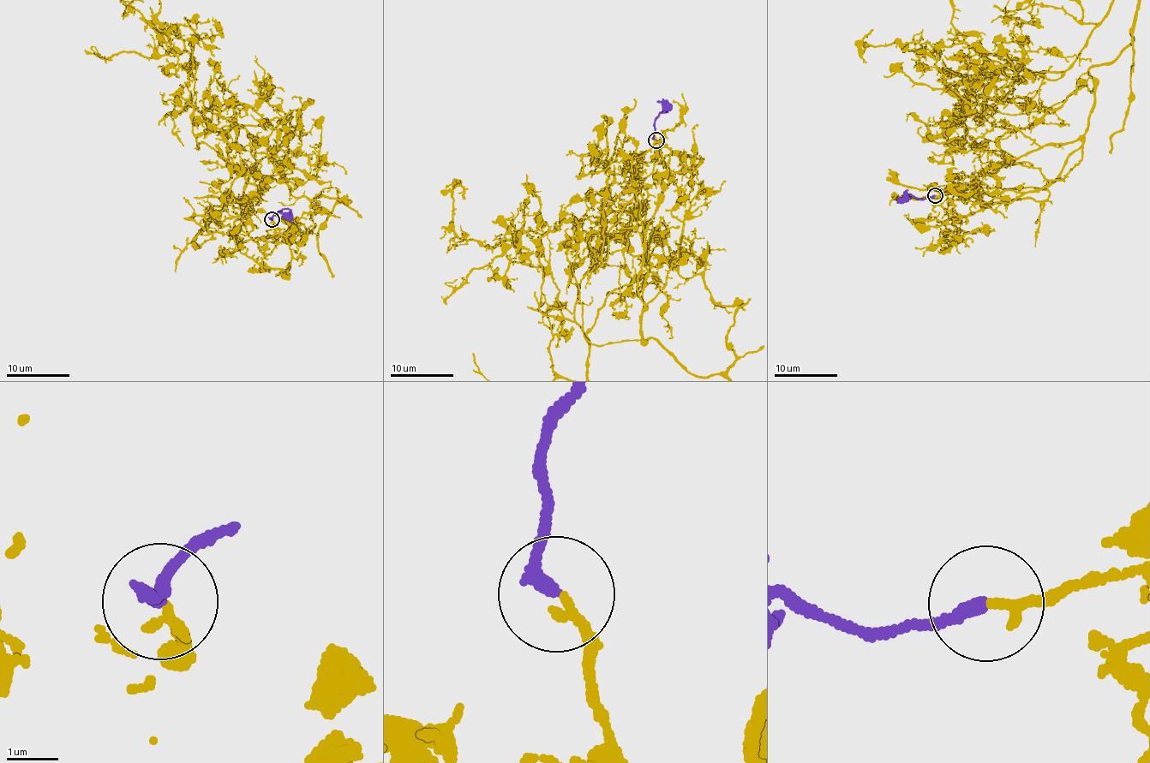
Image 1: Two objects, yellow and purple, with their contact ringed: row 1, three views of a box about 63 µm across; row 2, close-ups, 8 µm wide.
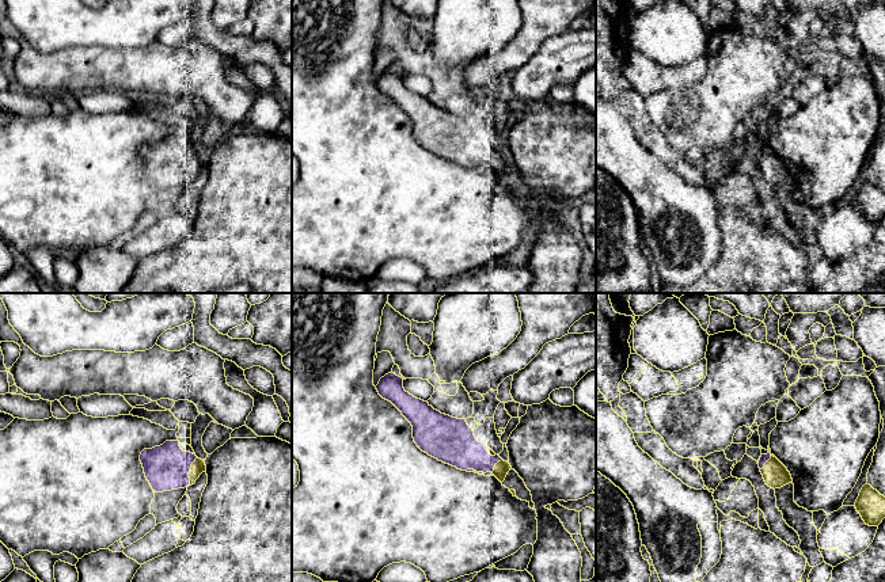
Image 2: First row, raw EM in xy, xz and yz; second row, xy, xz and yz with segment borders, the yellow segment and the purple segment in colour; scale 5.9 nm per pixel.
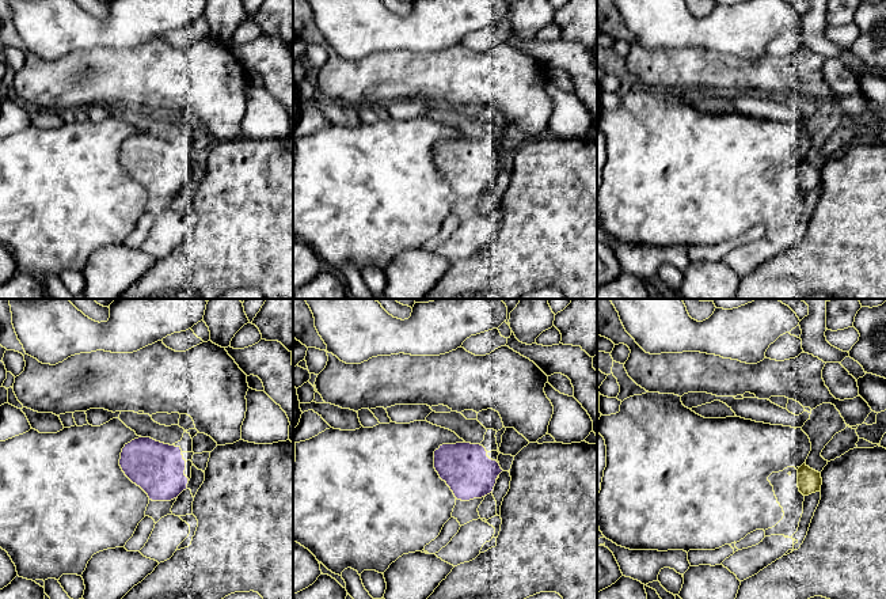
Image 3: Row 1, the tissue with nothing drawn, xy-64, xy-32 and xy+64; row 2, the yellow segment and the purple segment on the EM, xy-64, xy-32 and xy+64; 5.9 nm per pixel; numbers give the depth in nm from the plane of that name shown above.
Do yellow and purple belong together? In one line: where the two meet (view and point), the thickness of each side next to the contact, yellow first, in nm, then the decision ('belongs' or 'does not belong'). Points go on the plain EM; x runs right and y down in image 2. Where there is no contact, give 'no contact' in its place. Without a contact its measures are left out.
meets yellow in xy at (190, 167); 80 nm thick on the yellow side, 260 nm on the other; belongs

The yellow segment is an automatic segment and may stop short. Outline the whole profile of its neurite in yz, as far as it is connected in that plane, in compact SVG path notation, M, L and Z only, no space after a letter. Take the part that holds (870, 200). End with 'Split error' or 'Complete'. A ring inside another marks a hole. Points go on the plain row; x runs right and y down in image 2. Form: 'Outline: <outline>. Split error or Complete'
Outline: M870 180L862 183L854 202L869 222L878 222L885 214L885 193Z. Complete

